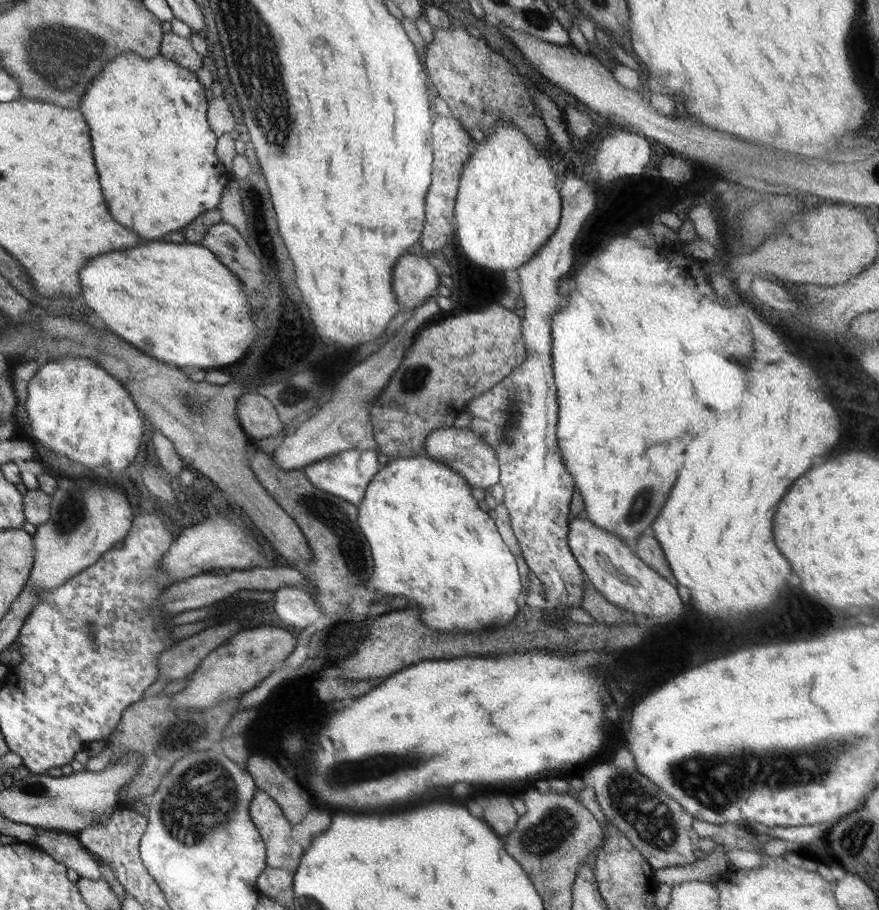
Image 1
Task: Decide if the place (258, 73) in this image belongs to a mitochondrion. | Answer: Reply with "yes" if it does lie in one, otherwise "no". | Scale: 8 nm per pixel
yes

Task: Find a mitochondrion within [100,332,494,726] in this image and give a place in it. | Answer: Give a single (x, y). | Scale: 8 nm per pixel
(353, 554)

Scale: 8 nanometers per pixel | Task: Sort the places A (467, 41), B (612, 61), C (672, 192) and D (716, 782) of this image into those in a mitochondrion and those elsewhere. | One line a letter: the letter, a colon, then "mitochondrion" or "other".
A: other
B: other
C: other
D: mitochondrion

